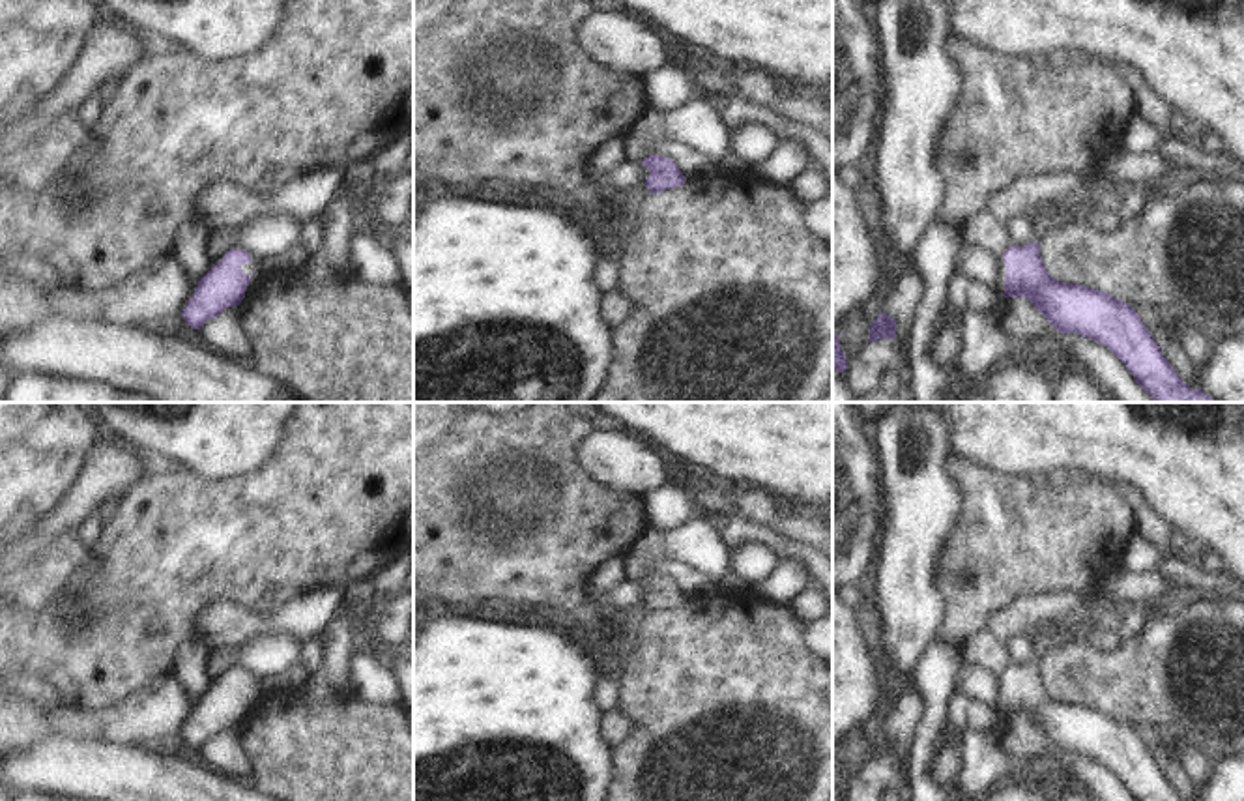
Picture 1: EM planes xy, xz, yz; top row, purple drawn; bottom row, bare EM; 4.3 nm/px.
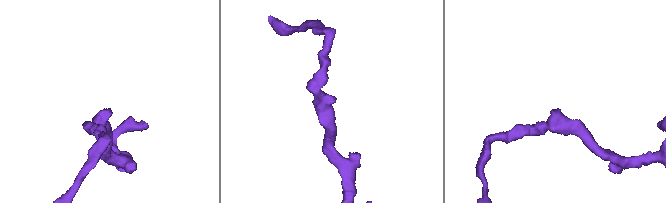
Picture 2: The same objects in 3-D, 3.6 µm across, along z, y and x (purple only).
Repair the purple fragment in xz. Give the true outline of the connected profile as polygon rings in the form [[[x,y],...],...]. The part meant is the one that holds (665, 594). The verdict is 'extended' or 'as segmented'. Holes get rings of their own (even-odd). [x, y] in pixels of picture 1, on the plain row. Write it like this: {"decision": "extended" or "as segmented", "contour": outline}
{"decision": "as segmented", "contour": [[[649,575],[642,580],[642,584],[651,590],[644,603],[651,612],[675,608],[687,601],[677,584],[668,576]]]}

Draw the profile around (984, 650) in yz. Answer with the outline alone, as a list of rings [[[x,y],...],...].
[[[982,629],[967,638],[960,651],[963,663],[980,666],[997,677],[1012,664],[1008,644],[1001,642],[990,629]]]

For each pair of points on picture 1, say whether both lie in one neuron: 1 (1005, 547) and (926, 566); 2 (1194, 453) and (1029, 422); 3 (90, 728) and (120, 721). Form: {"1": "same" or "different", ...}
{"1": "different", "2": "same", "3": "same"}

